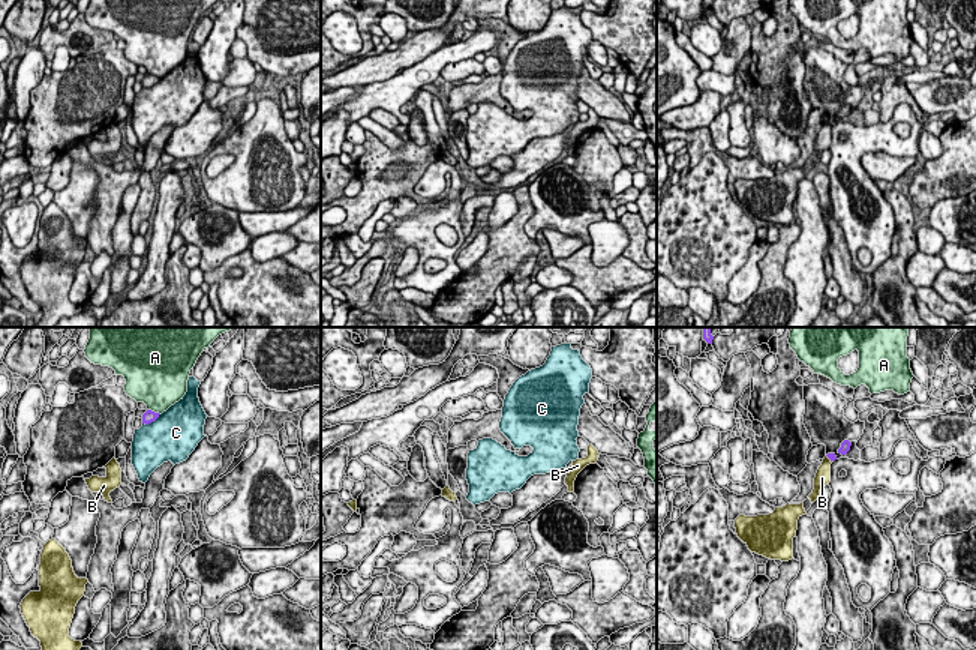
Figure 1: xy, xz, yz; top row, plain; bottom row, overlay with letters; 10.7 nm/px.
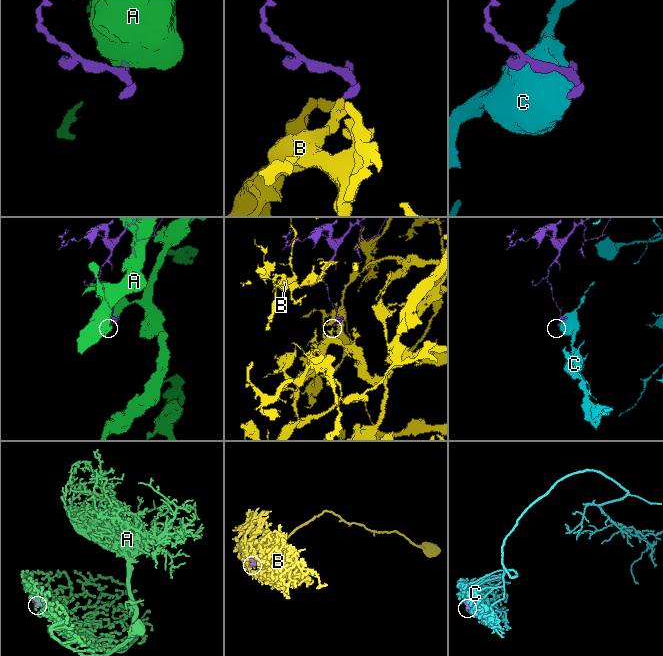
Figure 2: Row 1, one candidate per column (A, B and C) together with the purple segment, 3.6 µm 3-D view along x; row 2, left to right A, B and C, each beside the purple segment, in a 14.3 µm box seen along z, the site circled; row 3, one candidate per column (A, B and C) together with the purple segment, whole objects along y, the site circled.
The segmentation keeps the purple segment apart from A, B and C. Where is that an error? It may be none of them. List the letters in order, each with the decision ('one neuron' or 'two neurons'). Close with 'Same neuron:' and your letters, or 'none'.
A: two neurons
B: two neurons
C: two neurons
Same neuron: none

